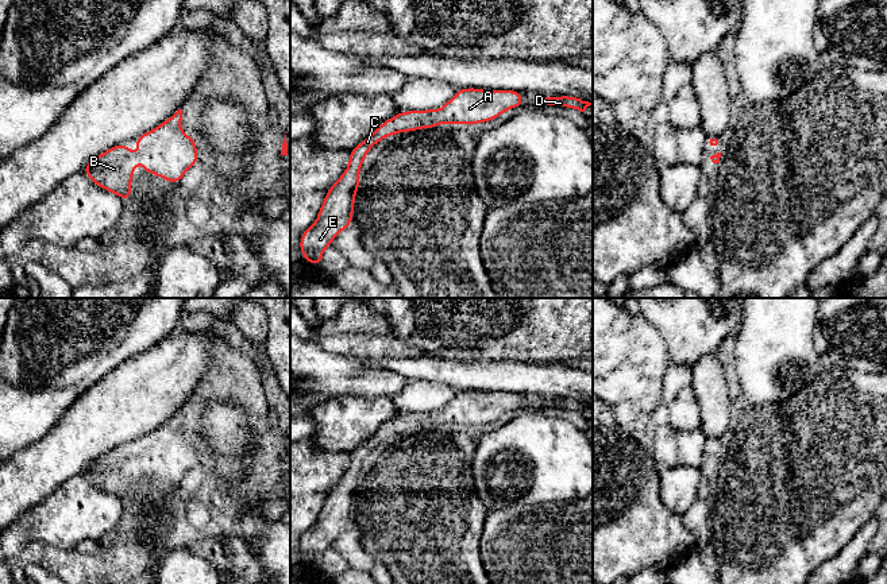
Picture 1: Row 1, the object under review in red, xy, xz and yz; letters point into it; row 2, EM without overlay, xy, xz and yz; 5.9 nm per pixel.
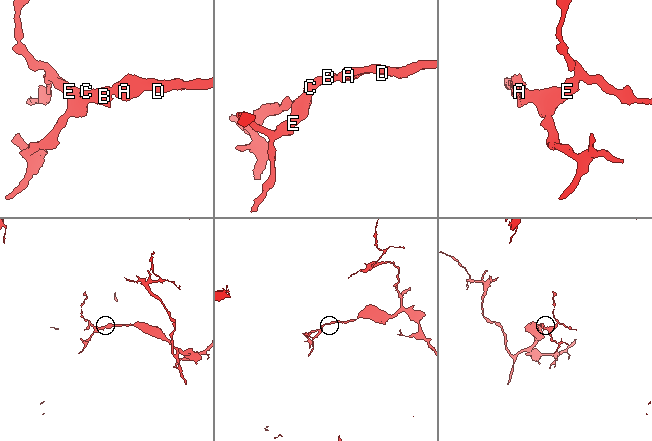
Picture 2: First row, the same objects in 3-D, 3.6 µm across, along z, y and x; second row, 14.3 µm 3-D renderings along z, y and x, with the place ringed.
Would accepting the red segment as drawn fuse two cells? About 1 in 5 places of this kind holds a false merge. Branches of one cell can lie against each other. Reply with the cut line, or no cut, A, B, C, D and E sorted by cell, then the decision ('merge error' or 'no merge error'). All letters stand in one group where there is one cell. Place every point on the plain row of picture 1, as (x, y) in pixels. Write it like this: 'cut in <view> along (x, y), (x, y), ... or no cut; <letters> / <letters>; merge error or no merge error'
no cut; A B C D E; no merge error

